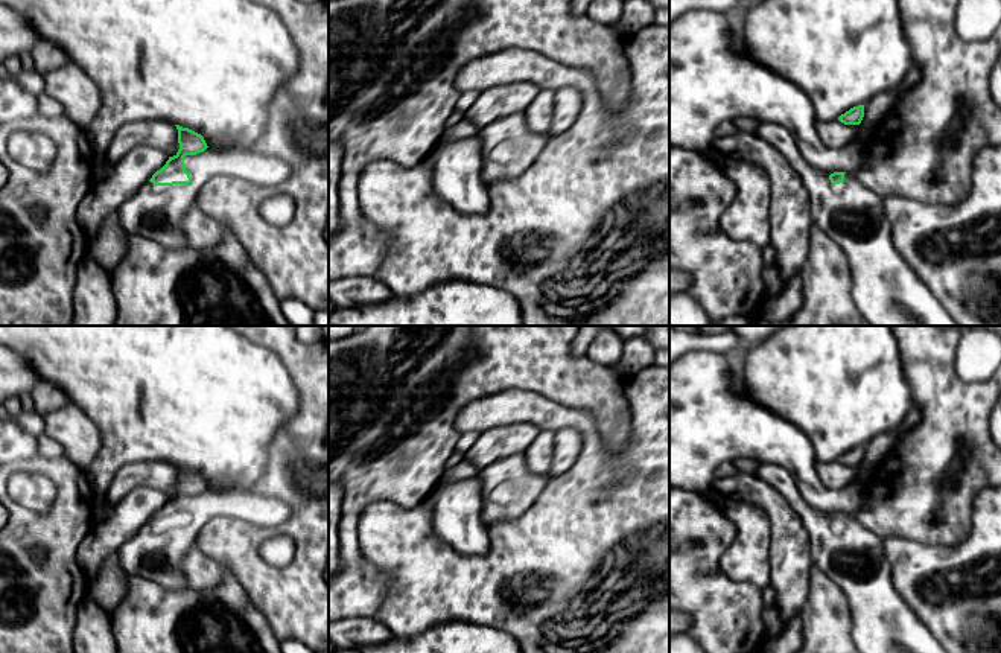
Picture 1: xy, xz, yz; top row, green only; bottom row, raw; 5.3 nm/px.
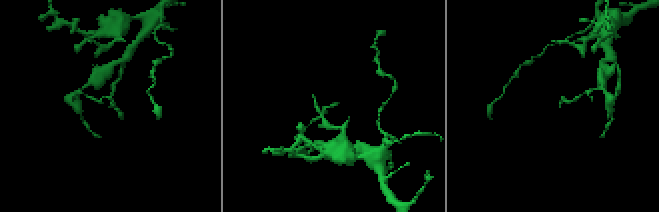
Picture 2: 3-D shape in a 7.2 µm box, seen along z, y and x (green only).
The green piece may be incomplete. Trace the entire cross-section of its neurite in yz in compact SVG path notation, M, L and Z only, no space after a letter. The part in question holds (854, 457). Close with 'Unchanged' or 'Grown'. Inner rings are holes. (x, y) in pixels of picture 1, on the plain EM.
M858 446L846 452L838 458L844 466L860 466L864 458L864 446Z. Unchanged

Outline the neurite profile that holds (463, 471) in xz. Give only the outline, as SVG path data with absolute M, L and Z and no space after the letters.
M467 460L458 463L456 466L446 469L443 481L456 483L461 479L469 479L478 476L479 470Z

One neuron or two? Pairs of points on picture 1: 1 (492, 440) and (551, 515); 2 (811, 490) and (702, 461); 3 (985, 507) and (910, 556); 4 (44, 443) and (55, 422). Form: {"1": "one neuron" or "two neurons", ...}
{"1": "two neurons", "2": "one neuron", "3": "one neuron", "4": "two neurons"}

